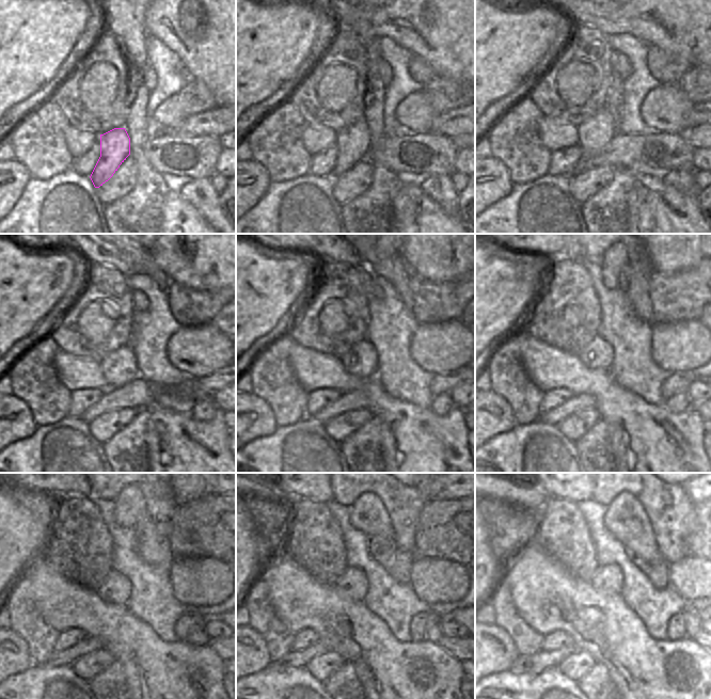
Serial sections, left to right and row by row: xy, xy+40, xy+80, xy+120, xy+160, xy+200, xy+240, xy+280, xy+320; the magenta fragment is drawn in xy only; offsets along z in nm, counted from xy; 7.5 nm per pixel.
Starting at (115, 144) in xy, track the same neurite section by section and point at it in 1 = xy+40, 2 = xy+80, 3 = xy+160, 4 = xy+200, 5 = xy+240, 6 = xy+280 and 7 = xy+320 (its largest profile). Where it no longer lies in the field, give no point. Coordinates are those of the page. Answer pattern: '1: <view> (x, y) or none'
1: xy+40 (352, 141)
2: xy+80 (595, 133)
3: xy+160 (361, 361)
4: xy+200 (598, 354)
5: xy+240 (116, 589)
6: xy+280 (353, 586)
7: xy+320 (607, 578)

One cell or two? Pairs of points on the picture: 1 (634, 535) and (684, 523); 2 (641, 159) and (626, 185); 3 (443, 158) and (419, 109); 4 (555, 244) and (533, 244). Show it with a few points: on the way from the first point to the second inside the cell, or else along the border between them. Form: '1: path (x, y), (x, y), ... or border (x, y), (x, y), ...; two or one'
1: border (643, 507), (648, 518), (659, 555); two
2: border (615, 168), (626, 168), (636, 174); two
3: border (407, 130), (430, 132); two
4: path (550, 244), (538, 244); one

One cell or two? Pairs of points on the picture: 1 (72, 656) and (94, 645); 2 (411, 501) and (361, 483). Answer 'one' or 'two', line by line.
1: one
2: one

